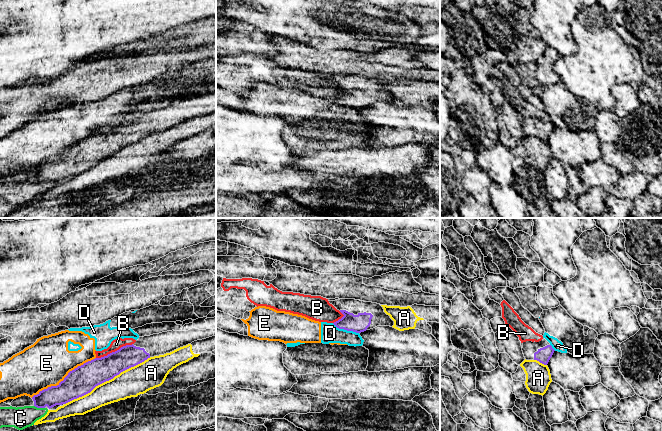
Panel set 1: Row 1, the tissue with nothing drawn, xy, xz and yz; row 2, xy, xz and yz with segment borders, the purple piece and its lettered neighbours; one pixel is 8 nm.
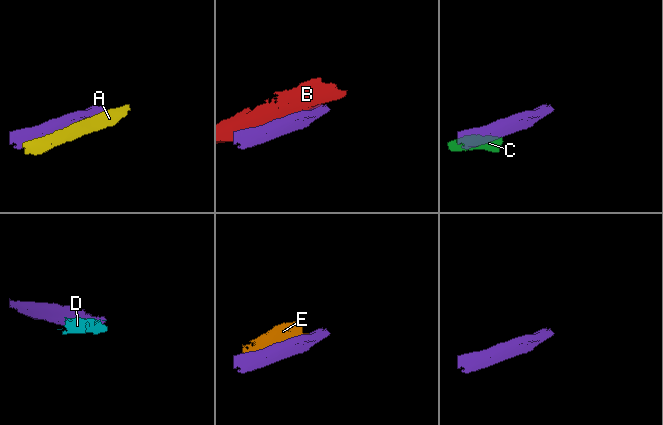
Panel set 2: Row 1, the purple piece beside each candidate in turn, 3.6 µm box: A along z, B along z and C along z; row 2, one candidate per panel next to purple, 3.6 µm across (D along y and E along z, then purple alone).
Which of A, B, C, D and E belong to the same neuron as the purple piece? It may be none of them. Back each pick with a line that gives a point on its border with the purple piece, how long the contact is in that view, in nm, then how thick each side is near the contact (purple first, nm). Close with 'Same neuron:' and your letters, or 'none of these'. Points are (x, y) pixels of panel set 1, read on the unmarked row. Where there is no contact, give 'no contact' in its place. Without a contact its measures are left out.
Same neuron: none of these

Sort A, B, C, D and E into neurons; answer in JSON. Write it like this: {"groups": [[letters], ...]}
{"groups": [["A"], ["B"], ["C"], ["D", "E"]]}

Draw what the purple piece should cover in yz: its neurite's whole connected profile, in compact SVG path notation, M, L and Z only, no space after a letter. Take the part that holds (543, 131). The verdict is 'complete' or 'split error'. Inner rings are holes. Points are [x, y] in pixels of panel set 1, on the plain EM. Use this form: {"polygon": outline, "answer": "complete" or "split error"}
{"polygon": "M543 114L539 118L523 118L522 127L526 136L537 136L547 141L555 126L550 119Z", "answer": "split error"}

